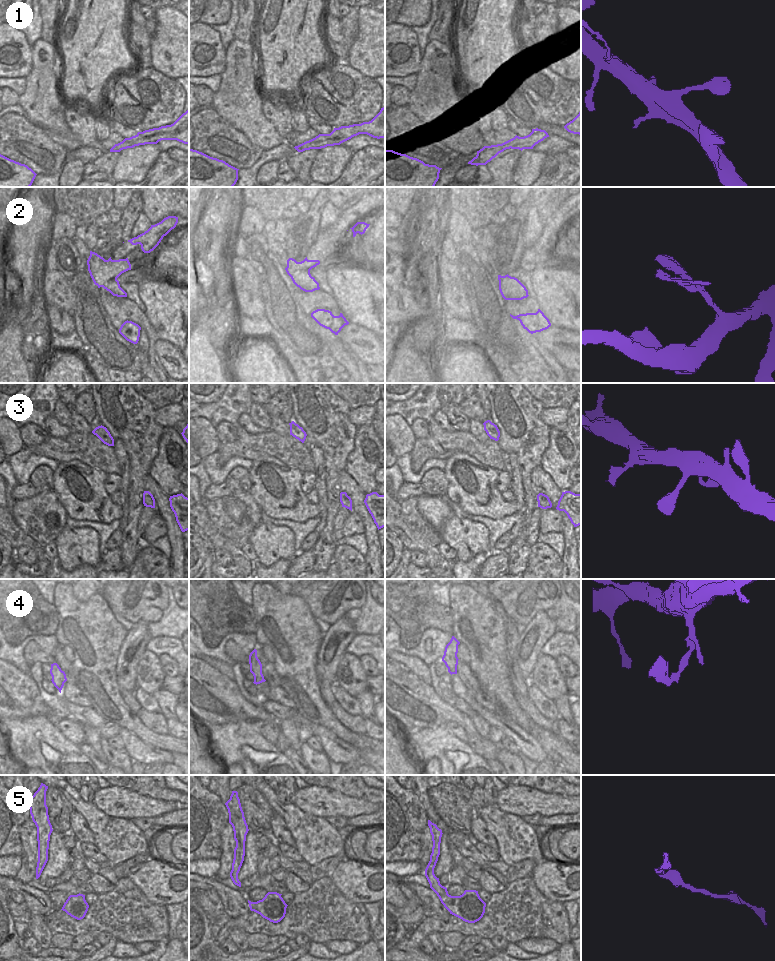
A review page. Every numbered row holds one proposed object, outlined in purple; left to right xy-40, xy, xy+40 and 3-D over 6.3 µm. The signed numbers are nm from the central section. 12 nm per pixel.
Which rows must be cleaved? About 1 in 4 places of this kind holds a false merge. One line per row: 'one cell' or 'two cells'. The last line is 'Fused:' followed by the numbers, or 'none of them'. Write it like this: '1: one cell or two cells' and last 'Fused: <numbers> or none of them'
1: one cell
2: one cell
3: one cell
4: one cell
5: one cell
Fused: none of them

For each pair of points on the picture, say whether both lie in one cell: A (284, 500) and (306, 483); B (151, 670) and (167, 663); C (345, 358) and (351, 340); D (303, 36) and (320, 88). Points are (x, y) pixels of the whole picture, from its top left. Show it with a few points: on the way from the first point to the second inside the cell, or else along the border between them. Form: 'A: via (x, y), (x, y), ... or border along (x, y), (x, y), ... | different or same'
A: border along (302, 473), (300, 488), (306, 494) | different
B: border along (157, 657), (161, 669), (166, 674) | different
C: border along (339, 338), (365, 364) | different
D: border along (327, 63), (322, 66) | different

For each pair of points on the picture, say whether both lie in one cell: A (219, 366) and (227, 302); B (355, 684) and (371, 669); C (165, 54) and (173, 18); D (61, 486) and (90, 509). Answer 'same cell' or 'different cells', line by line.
A: same cell
B: different cells
C: same cell
D: same cell

